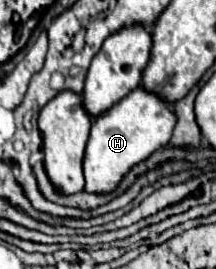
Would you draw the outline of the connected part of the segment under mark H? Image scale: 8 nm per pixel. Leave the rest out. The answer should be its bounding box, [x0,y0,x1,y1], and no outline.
[83,87,173,195]

